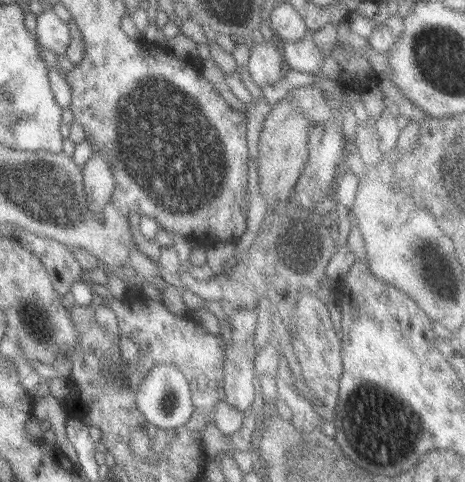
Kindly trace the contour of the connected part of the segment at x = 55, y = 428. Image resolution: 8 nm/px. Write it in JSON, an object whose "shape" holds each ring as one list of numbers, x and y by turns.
{"shape":[[47,395,47,397,34,396,30,414,38,422,49,422,49,430,55,433,54,449,61,451,63,456,75,465,77,463,77,458,75,458,75,452,73,452,71,444,67,442,64,430,64,423,67,417,63,410,61,410,60,400,50,395]]}

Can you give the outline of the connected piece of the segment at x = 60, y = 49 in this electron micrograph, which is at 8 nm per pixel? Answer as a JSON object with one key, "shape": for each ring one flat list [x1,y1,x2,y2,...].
{"shape":[[36,8,36,11,34,38,37,45,56,55,65,55,69,45,68,24,59,20,50,9,42,11]]}

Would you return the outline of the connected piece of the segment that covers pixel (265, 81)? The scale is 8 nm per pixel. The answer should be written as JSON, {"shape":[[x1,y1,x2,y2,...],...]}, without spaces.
{"shape":[[256,39,255,46,249,49,245,70,258,87,277,83,281,79,282,56,273,40]]}

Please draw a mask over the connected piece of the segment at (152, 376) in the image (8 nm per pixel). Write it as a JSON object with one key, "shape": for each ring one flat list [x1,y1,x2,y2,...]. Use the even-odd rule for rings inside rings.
{"shape":[[157,364,148,371,143,380,131,392,136,410,144,420,161,429,163,432,183,427,187,418,191,415,191,398,189,386,177,367,167,364]]}

